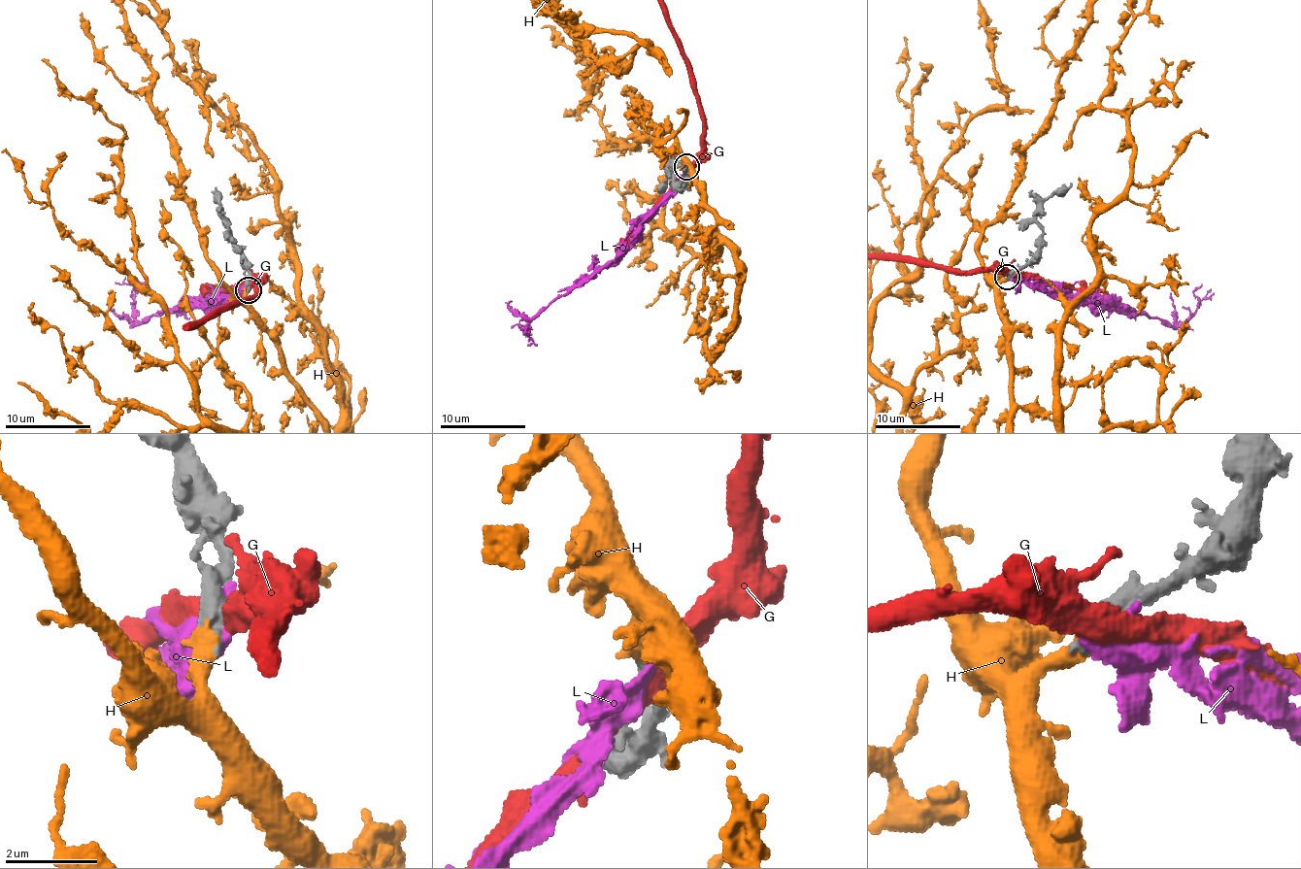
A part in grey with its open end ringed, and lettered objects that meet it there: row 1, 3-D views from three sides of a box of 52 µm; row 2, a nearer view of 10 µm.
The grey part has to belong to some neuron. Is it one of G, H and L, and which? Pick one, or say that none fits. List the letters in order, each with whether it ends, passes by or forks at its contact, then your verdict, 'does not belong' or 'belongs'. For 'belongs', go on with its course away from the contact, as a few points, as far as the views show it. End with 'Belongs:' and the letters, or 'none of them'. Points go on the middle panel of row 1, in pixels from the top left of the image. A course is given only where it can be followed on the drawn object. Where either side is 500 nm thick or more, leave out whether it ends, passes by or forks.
G: does not belong
H: it ends there; belongs
L: does not belong
Belongs: H

